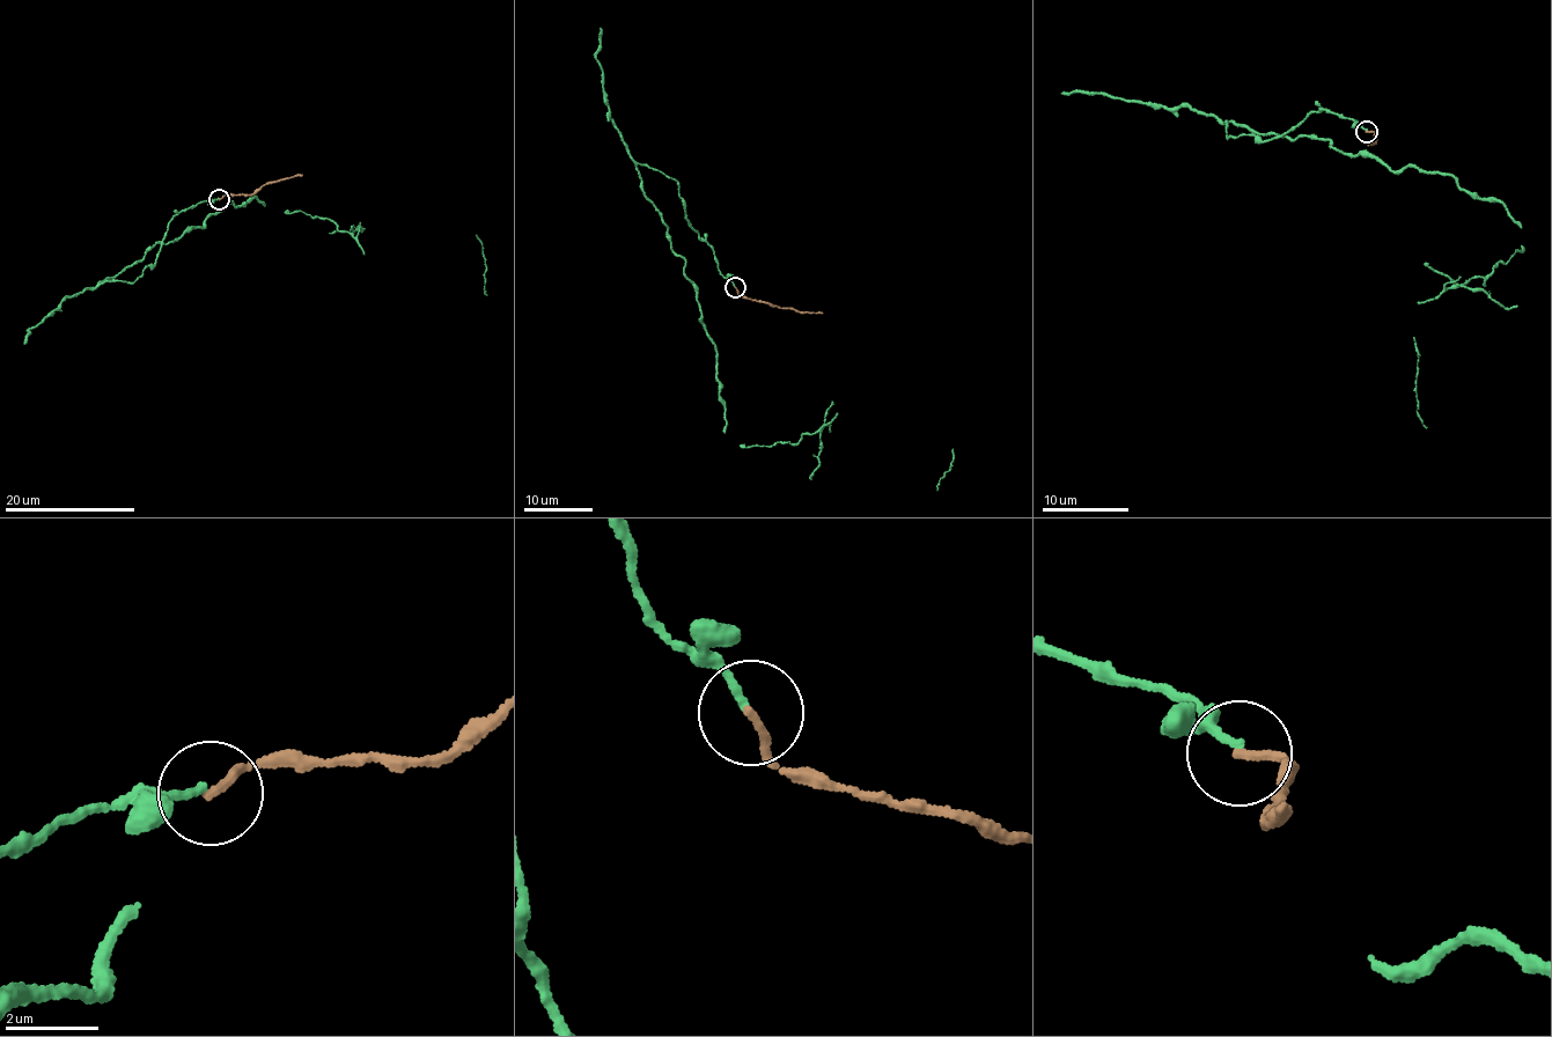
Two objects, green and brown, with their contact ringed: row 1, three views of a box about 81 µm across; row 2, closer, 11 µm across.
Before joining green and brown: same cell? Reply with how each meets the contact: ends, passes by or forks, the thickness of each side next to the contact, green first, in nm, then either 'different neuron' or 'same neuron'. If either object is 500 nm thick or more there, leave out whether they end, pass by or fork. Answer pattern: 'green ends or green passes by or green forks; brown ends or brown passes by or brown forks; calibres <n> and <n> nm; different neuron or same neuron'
green ends; brown ends; calibres 160 and 180 nm; different neuron

